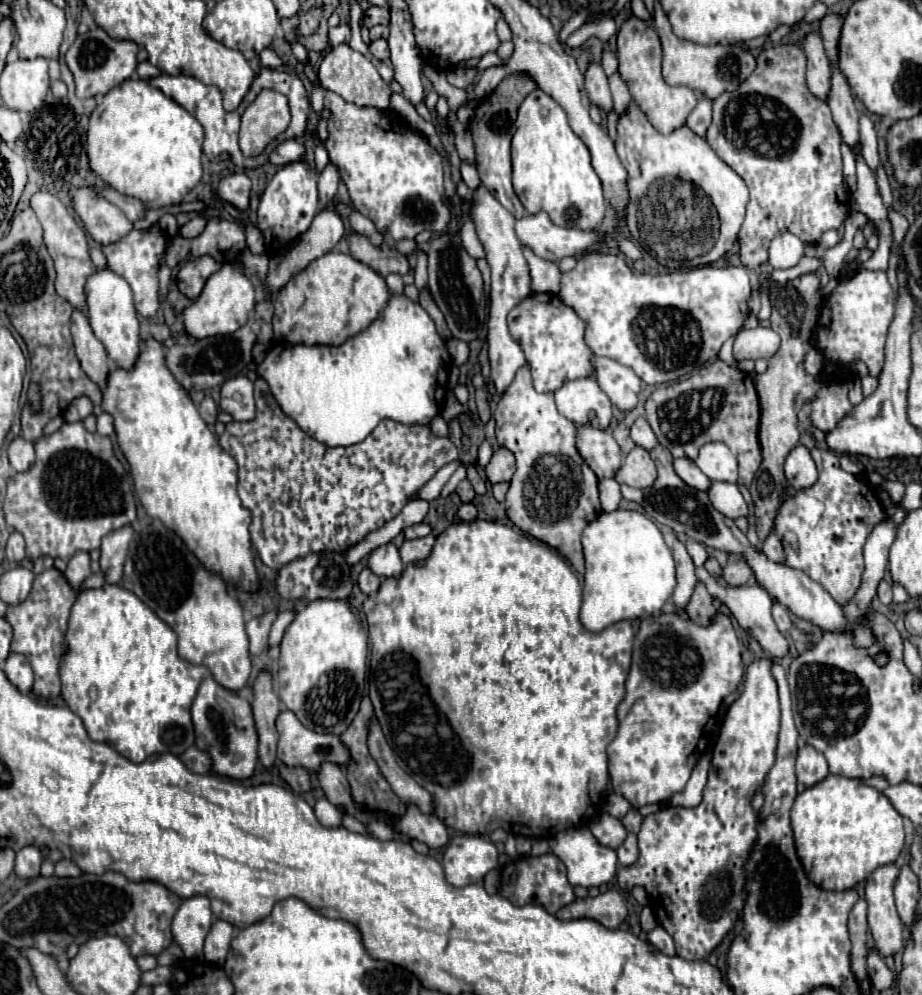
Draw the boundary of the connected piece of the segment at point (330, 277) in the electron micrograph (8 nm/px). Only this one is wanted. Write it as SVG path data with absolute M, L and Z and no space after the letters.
M329 251L295 275L273 299L275 339L291 345L343 345L351 335L361 333L387 305L389 291L385 279L371 267L355 261L347 253Z

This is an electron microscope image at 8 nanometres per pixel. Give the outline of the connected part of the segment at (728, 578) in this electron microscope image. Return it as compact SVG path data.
M731 555L729 563L723 569L723 579L731 587L747 585L749 579L751 579L751 575L753 575L753 571L749 569L749 565L741 557L737 557L737 555Z

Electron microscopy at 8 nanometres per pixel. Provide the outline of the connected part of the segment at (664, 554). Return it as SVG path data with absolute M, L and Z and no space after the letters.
M617 509L613 513L601 513L583 531L583 555L585 555L585 581L583 581L581 623L589 631L601 631L623 619L643 619L653 613L659 613L675 591L677 577L671 549L665 545L659 527L639 511Z

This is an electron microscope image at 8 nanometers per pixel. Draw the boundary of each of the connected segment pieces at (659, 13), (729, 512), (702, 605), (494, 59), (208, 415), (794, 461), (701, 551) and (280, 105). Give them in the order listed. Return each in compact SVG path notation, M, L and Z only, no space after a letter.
M659 3L655 5L653 27L657 29L657 35L663 45L663 79L669 85L685 85L695 91L703 91L703 95L709 99L715 99L725 91L735 91L755 69L755 57L739 45L725 45L725 47L709 45L707 47L707 45L697 45L697 43L679 39L673 33L671 23Z
M713 481L707 493L709 493L711 505L713 505L717 511L721 511L725 517L737 519L737 517L745 517L745 515L747 515L747 503L745 503L745 499L741 497L737 485Z
M697 583L695 587L695 593L691 597L691 603L687 605L687 615L689 619L693 619L697 625L701 627L709 627L709 623L713 623L715 615L717 615L717 609L713 605L713 597L709 595L709 591L705 589L705 585Z
M495 52L485 54L475 66L478 71L477 78L479 77L479 73L482 73L487 68L492 66L504 66L504 61Z
M205 397L203 401L201 401L201 405L199 405L199 413L201 413L201 417L203 417L203 421L207 423L207 425L215 425L217 423L217 413L219 413L219 407L217 407L217 403L213 401L213 397Z
M797 445L785 459L785 477L797 491L807 489L817 481L817 469L805 445Z
M685 541L685 547L687 547L687 551L689 551L695 566L702 567L708 558L705 545L701 545L701 543L697 543L697 541Z
M261 91L257 99L245 109L241 119L241 131L239 131L239 147L243 155L259 155L267 143L271 143L279 133L283 133L289 125L289 115L285 115L285 95L277 91Z

